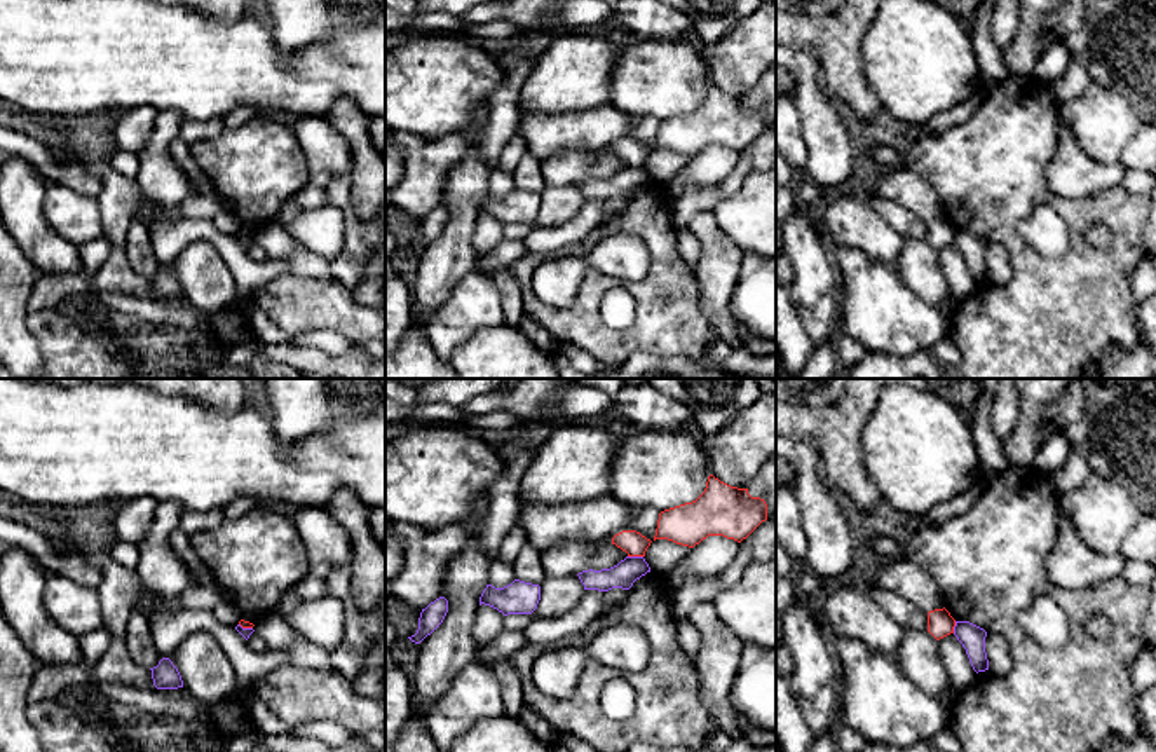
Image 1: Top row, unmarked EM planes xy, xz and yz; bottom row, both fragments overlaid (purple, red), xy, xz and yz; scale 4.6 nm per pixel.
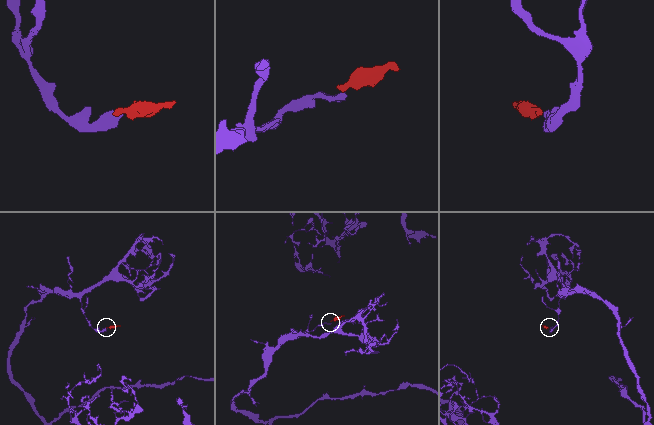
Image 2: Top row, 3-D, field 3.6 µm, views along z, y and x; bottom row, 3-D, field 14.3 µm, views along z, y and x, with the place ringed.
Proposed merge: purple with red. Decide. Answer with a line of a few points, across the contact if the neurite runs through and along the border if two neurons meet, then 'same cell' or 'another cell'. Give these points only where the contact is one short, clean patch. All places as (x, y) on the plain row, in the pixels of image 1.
line xz (628, 164), (642, 166); another cell

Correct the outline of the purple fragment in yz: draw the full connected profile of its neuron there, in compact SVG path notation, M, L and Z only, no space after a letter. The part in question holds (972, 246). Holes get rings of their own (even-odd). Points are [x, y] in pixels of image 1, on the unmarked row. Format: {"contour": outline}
{"contour": "M955 230L954 244L966 258L973 279L976 283L989 279L989 269L985 262L987 241L969 230Z"}

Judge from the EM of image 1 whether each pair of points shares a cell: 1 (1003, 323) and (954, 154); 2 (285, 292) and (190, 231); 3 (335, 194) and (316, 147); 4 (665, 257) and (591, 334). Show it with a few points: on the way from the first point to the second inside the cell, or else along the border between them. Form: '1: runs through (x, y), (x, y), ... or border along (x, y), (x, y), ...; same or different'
1: runs through (1022, 281), (1022, 255), (994, 218), (989, 196); same
2: border along (290, 273), (271, 278), (246, 300); different
3: border along (346, 177), (335, 177), (323, 185); different
4: runs through (665, 287), (665, 302), (630, 337), (621, 337); same

